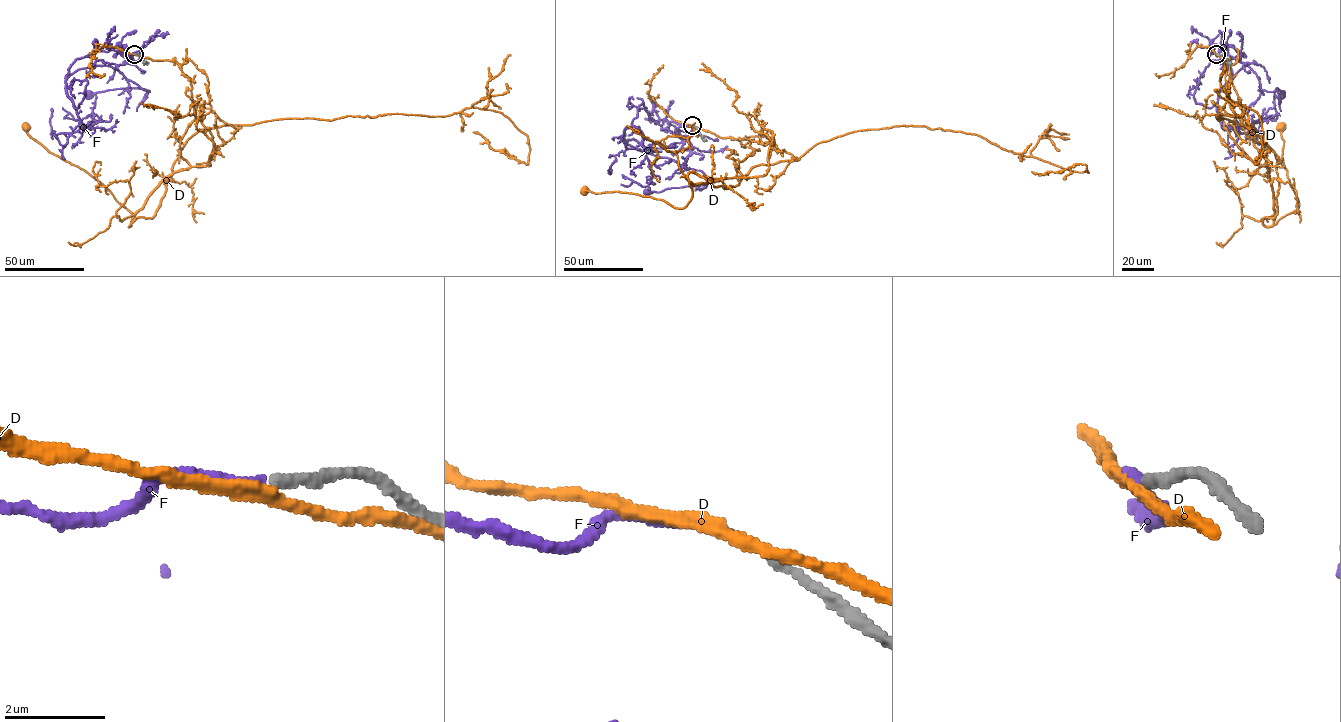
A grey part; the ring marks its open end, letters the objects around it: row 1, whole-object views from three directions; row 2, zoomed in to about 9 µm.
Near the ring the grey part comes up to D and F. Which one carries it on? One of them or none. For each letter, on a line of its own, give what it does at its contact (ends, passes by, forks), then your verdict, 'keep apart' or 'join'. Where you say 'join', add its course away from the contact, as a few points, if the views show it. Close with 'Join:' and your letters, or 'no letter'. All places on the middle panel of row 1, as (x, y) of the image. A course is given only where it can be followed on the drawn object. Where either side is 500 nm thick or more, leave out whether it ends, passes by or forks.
D: it passes by; keep apart
F: it ends there; join; it runs (692, 126), (679, 126), (682, 141), (668, 146), (624, 142), (700, 170), (708, 183), (647, 191)
Join: F

